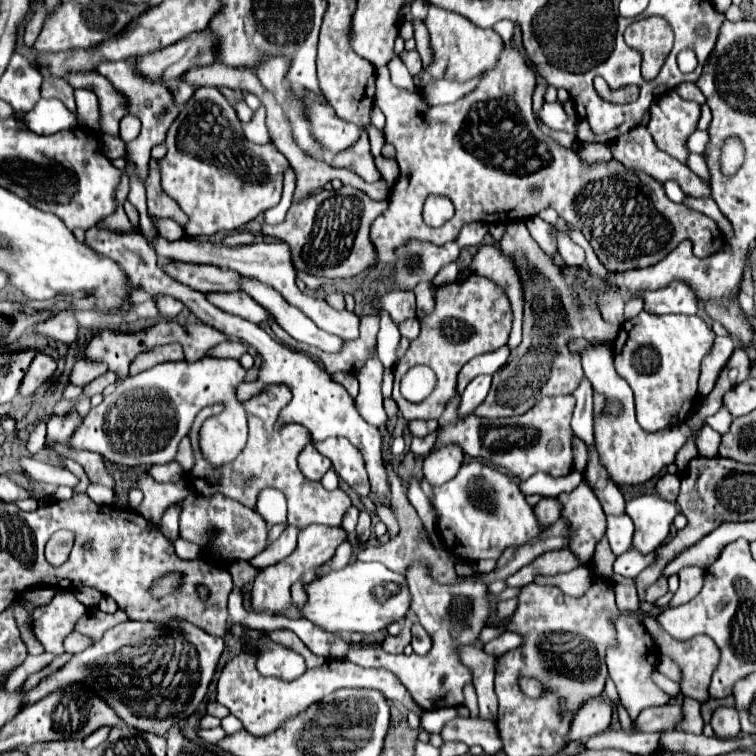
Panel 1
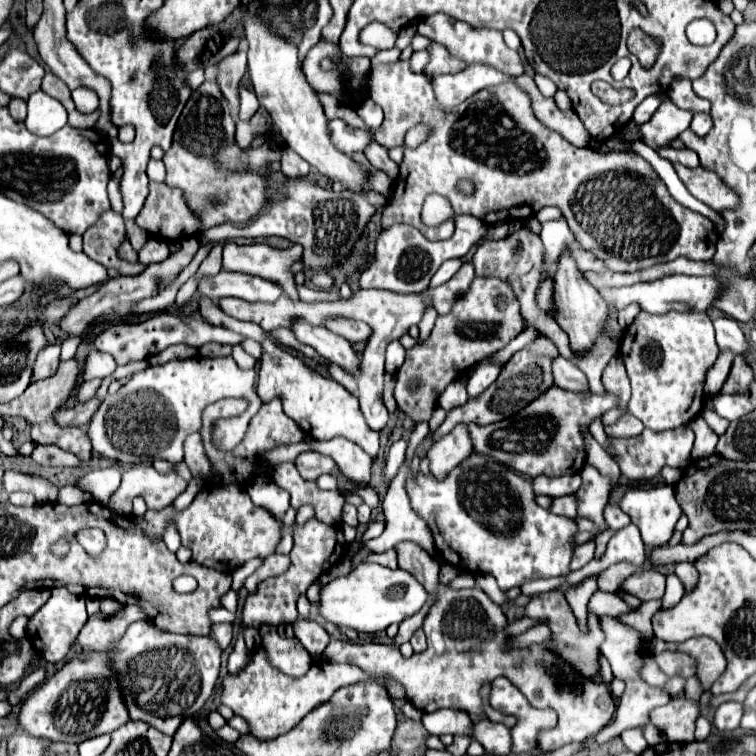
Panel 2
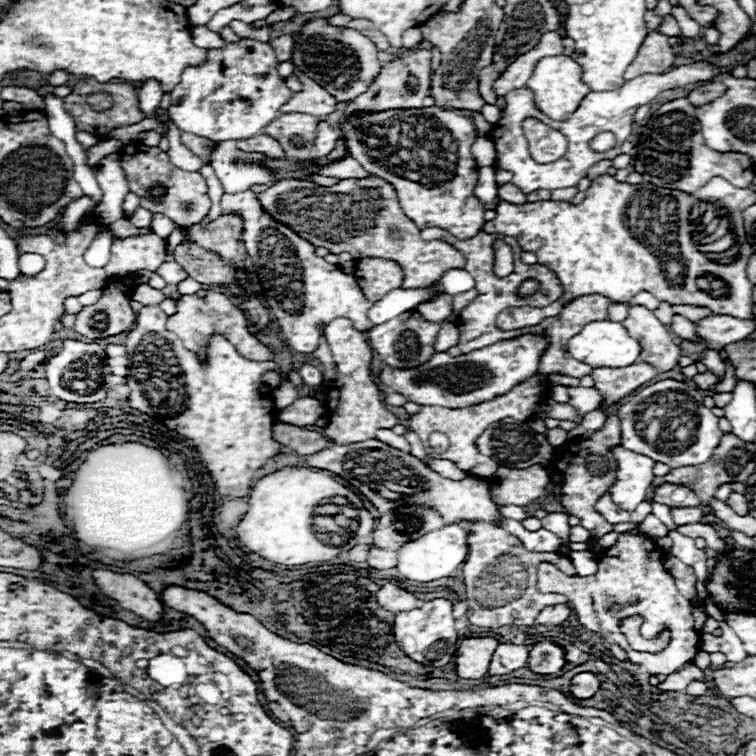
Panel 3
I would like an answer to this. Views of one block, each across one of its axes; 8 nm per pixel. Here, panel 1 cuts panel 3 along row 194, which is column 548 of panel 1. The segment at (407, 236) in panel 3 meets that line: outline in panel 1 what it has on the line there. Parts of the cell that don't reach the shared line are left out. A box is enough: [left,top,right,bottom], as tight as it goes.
[476,222,618,418]

